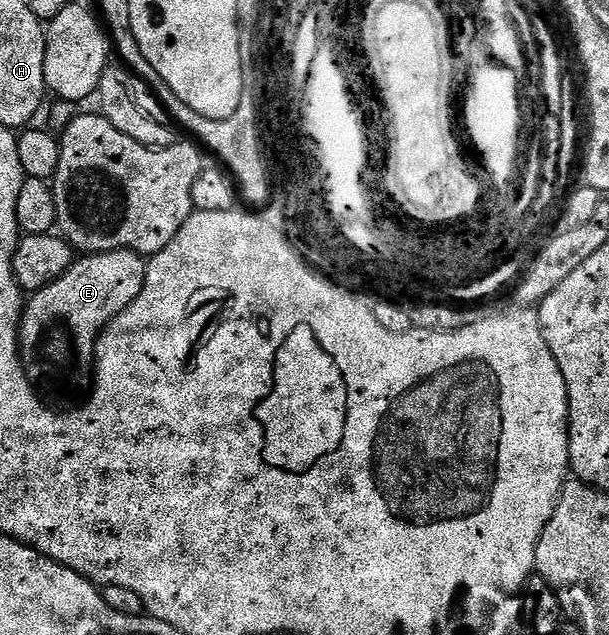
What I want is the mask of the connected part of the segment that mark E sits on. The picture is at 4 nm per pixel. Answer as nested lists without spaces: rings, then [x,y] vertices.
[[[132,250],[82,256],[64,275],[29,295],[18,328],[22,365],[31,379],[82,386],[91,381],[94,347],[106,325],[140,296],[146,283],[146,262]]]

